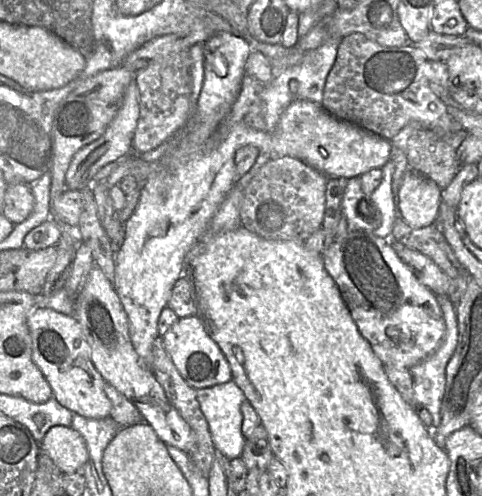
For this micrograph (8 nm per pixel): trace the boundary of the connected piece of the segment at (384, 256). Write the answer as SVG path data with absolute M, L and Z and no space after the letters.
M350 230L343 238L334 239L330 247L323 254L324 267L328 274L333 278L338 286L341 295L349 308L352 318L354 319L362 336L370 343L373 351L379 357L384 365L394 365L396 367L412 368L414 365L422 362L433 354L442 342L446 323L442 308L438 302L437 296L423 285L415 276L415 274L403 263L394 251L390 240L376 236L367 230Z

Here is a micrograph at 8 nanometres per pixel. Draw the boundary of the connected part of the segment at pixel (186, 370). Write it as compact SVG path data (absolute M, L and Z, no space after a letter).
M198 314L179 318L162 336L164 347L181 377L193 389L209 388L232 380L228 361L209 336Z

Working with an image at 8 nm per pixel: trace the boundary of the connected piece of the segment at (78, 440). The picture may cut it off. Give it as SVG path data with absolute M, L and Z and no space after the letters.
M52 427L43 438L41 449L63 474L81 472L89 457L83 437L71 427Z

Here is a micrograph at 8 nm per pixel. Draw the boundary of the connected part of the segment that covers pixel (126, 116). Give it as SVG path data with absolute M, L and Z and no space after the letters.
M134 79L127 87L122 105L104 134L74 155L65 177L67 190L78 191L86 186L91 186L94 176L103 166L118 159L124 159L131 153L139 116L139 88Z

